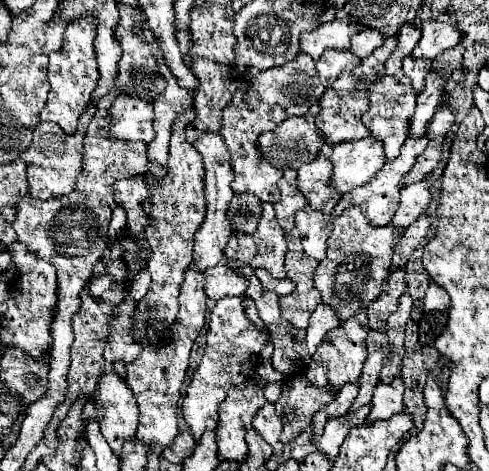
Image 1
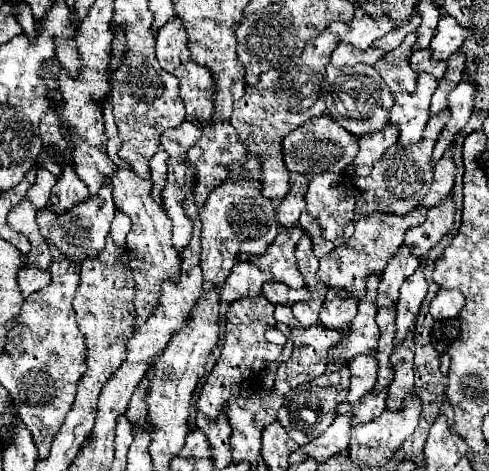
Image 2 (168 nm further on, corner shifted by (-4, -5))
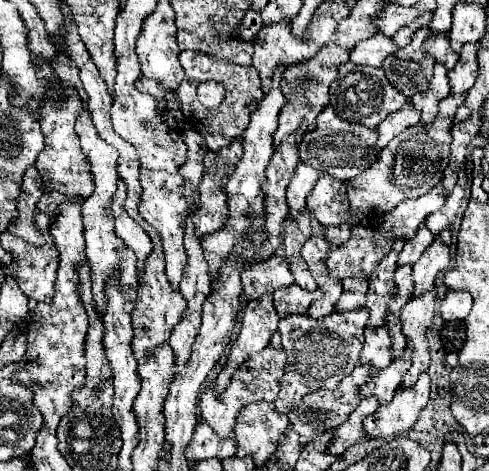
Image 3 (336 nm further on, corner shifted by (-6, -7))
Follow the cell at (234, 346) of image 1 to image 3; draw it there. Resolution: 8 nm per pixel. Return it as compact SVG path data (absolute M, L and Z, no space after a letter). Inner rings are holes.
M265 294L259 300L251 300L247 304L247 308L243 312L241 332L239 332L237 340L233 342L231 354L215 380L217 392L221 392L229 384L233 372L239 368L241 362L249 360L251 354L261 352L269 344L273 330L277 330L277 322L279 322L279 318L277 318L271 294Z

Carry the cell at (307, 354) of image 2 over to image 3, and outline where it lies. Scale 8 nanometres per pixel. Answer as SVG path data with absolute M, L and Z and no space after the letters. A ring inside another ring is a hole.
M357 308L351 312L335 312L327 318L311 318L311 316L289 316L279 322L281 344L287 352L285 376L281 390L273 402L275 410L287 414L291 408L301 404L301 398L309 392L327 388L333 390L345 376L351 374L355 364L359 362L359 352L363 348L363 328L367 326L369 312L367 308Z

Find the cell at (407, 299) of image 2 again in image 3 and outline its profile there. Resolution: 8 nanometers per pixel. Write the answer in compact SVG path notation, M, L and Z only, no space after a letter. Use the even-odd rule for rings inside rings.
M447 226L445 230L441 230L435 240L431 242L431 246L423 252L423 256L417 260L417 264L413 266L413 282L415 282L415 296L419 296L419 290L427 290L427 288L433 288L435 284L435 276L441 272L441 270L447 270L449 268L449 246L452 243L452 229L451 226Z

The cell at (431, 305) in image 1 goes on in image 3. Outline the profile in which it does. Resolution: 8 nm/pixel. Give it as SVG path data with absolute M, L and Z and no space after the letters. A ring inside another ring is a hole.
M449 290L445 300L441 302L441 316L443 320L463 320L471 312L473 296L469 292L455 292Z

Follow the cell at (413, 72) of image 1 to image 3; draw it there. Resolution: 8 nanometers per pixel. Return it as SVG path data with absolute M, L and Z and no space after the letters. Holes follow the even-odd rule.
M431 32L431 36L425 40L425 48L431 52L431 56L433 56L437 62L445 64L447 70L451 70L451 68L455 66L457 58L459 58L459 52L455 52L455 50L451 48L451 44L449 44L447 32L445 32L445 34L433 34L433 32Z

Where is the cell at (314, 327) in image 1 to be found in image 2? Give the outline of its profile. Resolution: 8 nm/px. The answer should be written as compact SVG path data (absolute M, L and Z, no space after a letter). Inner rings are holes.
M329 290L319 314L319 322L327 328L341 330L353 322L355 314L357 314L357 302L353 302L353 298L341 300L337 298L335 290Z

